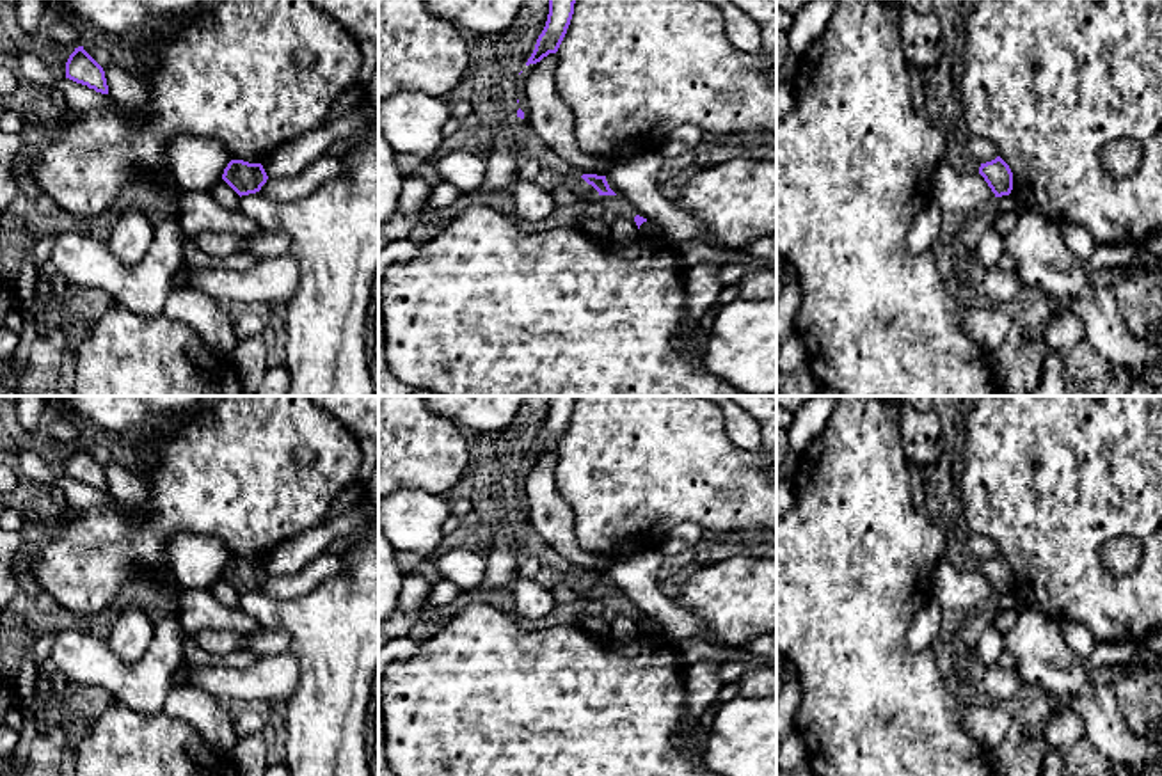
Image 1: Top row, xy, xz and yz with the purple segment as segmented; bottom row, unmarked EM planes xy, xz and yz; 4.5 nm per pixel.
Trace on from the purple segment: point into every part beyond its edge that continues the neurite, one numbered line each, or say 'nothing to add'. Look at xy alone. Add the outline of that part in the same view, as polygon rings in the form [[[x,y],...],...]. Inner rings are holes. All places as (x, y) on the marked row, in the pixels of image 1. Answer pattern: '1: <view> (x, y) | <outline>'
nothing to add

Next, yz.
nothing to add

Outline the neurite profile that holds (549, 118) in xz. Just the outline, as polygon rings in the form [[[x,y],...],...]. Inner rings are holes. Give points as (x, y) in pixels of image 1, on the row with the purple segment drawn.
[[[549,53],[519,75],[519,108],[524,121],[545,146],[574,167],[576,174],[606,176],[617,162],[579,149],[574,115],[556,94],[554,71],[556,53]]]

